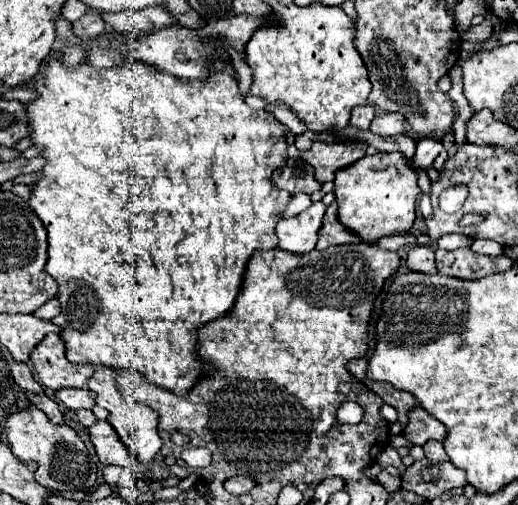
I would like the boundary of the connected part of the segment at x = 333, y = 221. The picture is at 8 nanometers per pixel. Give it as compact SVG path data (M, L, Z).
M332 202L326 208L316 250L326 250L328 246L334 246L334 244L358 244L358 242L360 242L360 238L354 236L352 232L344 230L344 226L338 222L338 204Z

